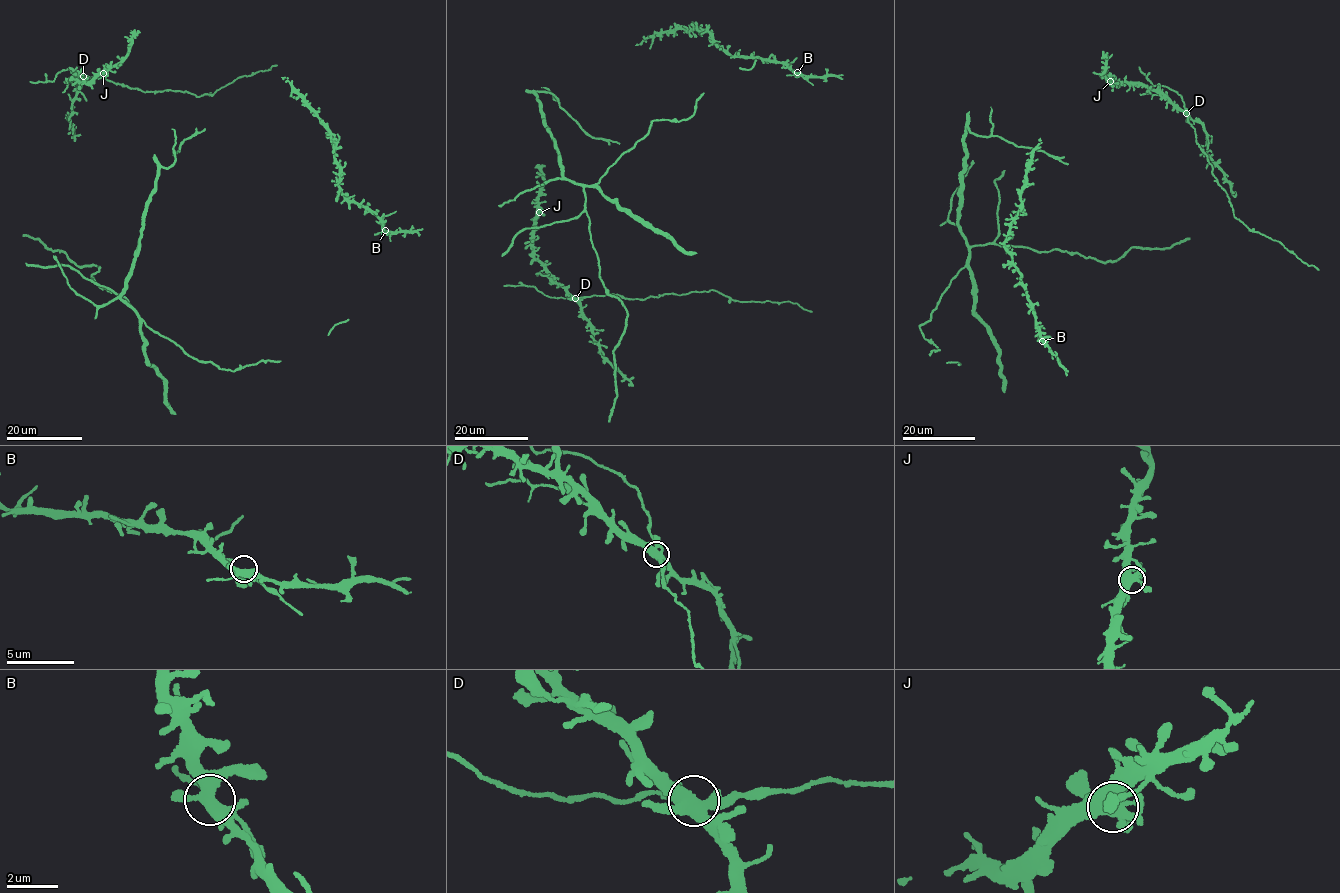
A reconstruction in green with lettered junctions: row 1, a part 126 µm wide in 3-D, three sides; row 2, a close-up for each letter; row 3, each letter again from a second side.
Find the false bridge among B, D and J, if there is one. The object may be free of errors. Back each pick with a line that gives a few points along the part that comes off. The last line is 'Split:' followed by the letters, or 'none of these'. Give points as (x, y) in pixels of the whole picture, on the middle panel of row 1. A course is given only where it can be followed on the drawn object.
D: Course of the part to remove: (575, 298), (611, 294), (644, 299), (715, 290), (743, 302), (790, 301), (812, 311)
Split: D

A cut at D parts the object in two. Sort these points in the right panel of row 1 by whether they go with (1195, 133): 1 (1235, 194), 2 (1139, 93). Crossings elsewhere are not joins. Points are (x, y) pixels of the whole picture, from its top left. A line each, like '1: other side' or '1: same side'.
1: other side
2: other side

